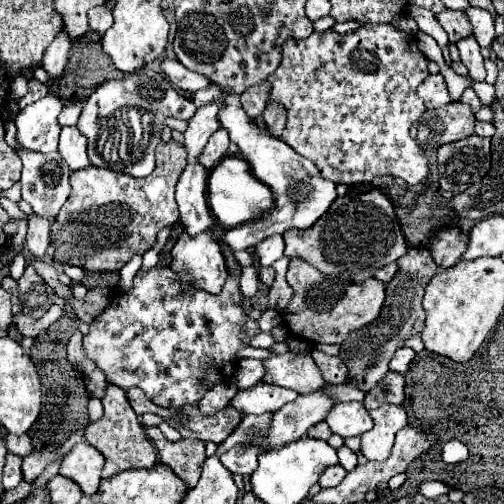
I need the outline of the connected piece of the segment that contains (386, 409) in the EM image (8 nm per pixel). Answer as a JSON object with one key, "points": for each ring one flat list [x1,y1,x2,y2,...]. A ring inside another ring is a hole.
{"points":[[390,403,374,409,370,415,374,419,374,427,368,433,360,435,360,451,368,461,384,461,392,451,396,433,408,425,408,417,402,407]]}

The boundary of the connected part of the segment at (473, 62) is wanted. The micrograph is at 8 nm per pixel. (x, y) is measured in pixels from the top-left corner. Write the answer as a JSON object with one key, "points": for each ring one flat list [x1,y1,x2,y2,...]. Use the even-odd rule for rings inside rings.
{"points":[[470,35,468,39,460,39,456,47,460,51,460,61,468,69,468,77,474,81,484,81,486,69,484,69,484,59,480,55,480,45,476,43,476,39]]}

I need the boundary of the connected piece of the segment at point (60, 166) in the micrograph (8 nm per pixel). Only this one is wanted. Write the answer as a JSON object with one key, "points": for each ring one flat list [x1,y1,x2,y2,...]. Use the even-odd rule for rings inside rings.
{"points":[[18,151,20,159,22,159,22,199,28,201,34,209,34,213,44,215,48,221,52,221,60,207,64,205,64,201,70,195,70,185,68,185,68,177,70,177,70,169,64,163,64,159,60,157,58,151,48,153,48,155,40,155,40,153,30,153,30,151]]}

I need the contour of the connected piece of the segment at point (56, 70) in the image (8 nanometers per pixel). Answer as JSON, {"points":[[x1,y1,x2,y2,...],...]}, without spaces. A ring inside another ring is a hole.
{"points":[[62,31,50,43,50,47,44,51,40,67,50,75,50,79,58,79,62,75,62,71,66,67,66,61,68,61,68,55,70,55,70,49,72,49,72,41]]}

